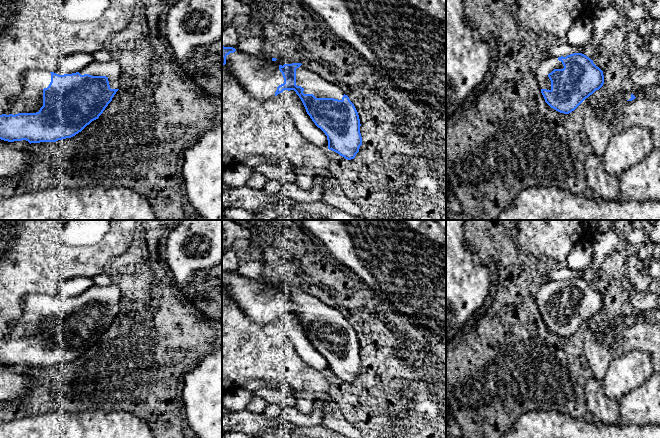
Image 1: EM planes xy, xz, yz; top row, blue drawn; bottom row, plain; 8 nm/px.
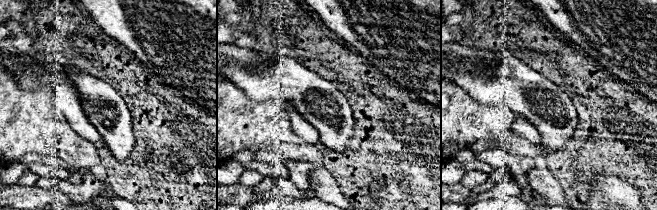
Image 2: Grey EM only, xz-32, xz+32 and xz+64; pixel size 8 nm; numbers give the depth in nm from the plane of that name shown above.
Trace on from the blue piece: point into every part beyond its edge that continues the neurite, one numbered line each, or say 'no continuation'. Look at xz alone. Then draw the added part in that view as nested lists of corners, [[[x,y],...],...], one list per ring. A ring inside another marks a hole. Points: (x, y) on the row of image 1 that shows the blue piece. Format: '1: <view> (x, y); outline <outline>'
1: xz (258, 74); outline [[[236,49],[226,57],[229,74],[245,90],[259,100],[273,98],[277,87],[284,83],[279,66],[274,64],[273,57],[263,54],[254,55]]]
2: xz (312, 83); outline [[[303,65],[296,69],[296,85],[301,86],[304,94],[313,94],[316,98],[334,98],[342,100],[344,92]]]

